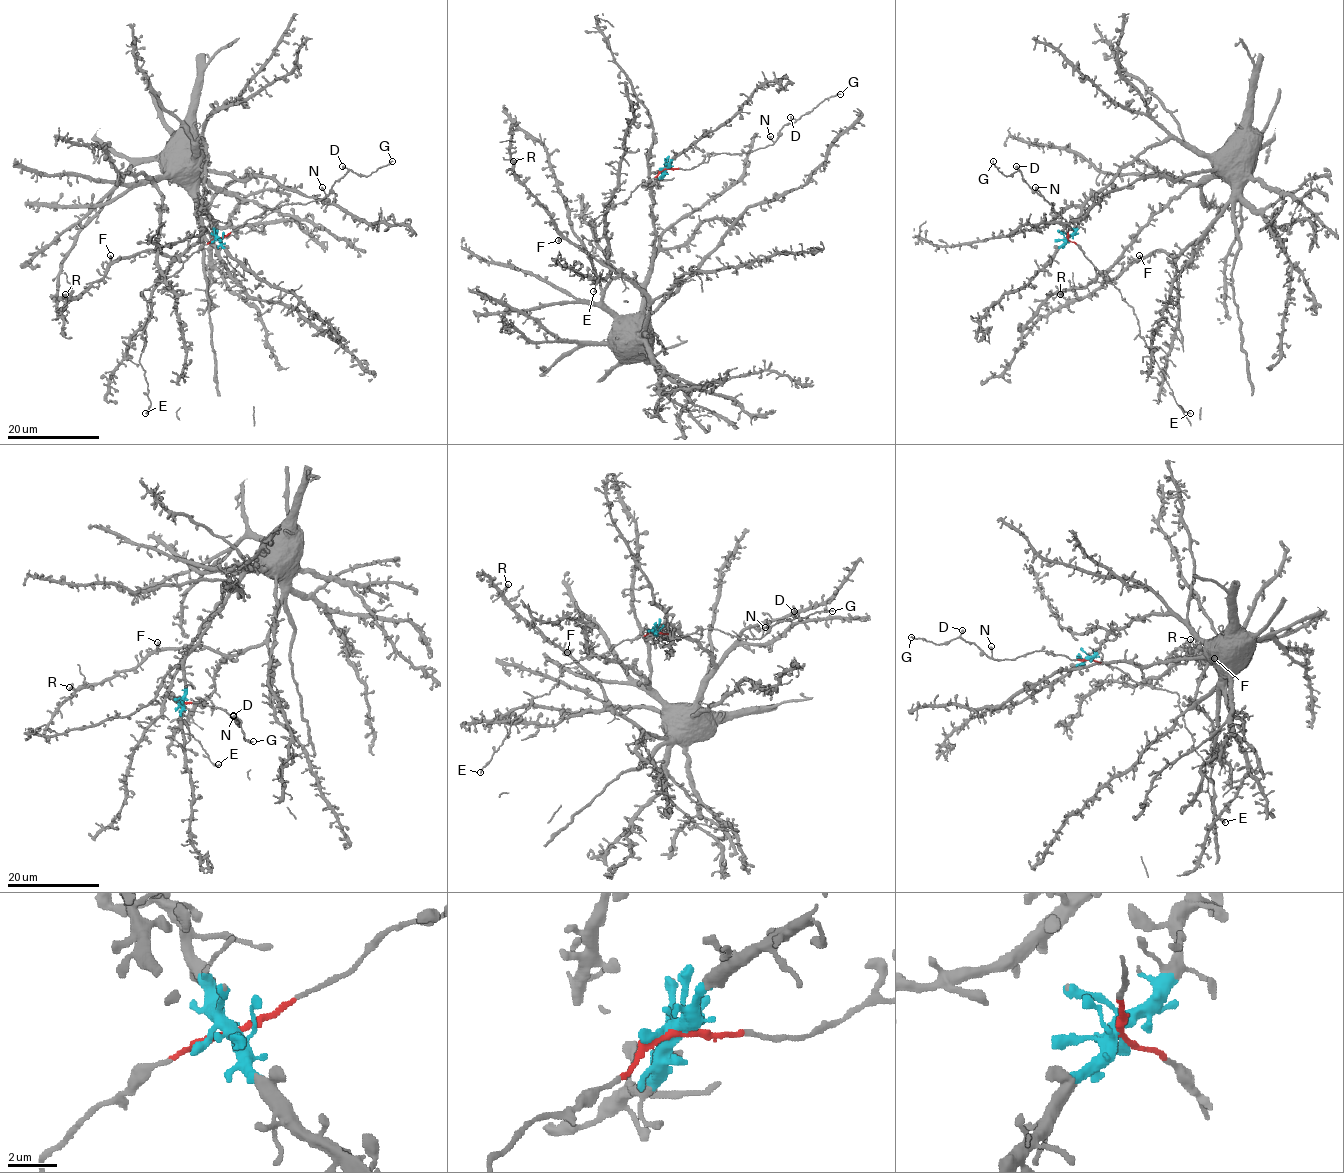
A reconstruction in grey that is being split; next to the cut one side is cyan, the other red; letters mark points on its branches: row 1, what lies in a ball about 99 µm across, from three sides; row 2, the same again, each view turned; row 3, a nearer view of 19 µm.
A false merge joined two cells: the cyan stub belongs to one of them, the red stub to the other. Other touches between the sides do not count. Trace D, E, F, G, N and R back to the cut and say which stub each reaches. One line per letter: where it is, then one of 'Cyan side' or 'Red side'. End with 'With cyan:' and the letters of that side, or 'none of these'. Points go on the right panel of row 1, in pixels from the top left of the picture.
D: Place: (1016, 166). Red side
E: Place: (1190, 413). Red side
F: Place: (1139, 255). Cyan side
G: Place: (993, 161). Red side
N: Place: (1035, 187). Red side
R: Place: (1060, 294). Cyan side
With cyan: F, R

